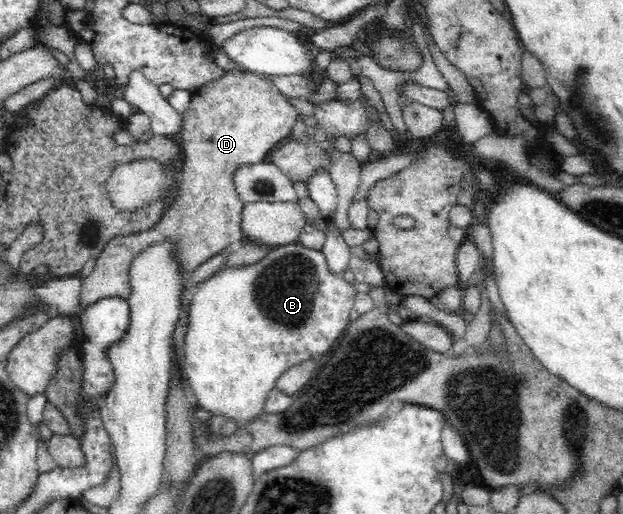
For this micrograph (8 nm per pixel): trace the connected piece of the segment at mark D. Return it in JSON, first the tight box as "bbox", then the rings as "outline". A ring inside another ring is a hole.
{"bbox":[79,68,298,313],"outline":[[[237,68],[225,72],[215,81],[205,82],[192,92],[189,109],[181,114],[182,128],[179,133],[181,145],[184,146],[185,165],[179,174],[179,193],[177,199],[169,209],[165,210],[157,225],[149,231],[142,231],[137,235],[119,234],[106,242],[105,249],[96,260],[91,275],[82,281],[79,295],[82,313],[101,297],[117,296],[129,300],[130,285],[127,267],[131,263],[133,254],[139,253],[145,246],[162,240],[165,236],[177,238],[182,267],[186,275],[191,274],[199,265],[208,261],[213,255],[221,253],[242,240],[243,209],[245,203],[241,200],[235,186],[235,171],[240,165],[253,165],[267,160],[269,153],[285,139],[291,137],[293,125],[297,123],[298,111],[287,101],[277,86],[269,78],[246,74]]]}

